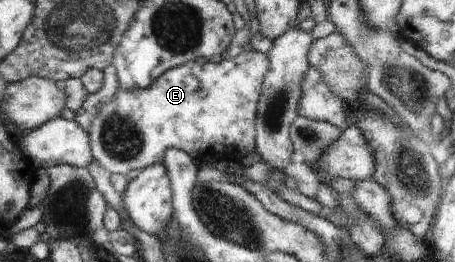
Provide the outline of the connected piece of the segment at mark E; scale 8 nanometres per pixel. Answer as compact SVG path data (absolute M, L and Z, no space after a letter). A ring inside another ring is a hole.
M242 51L219 63L198 63L194 60L165 71L146 89L118 88L114 97L102 106L89 127L91 154L112 174L125 175L129 171L162 164L168 148L185 151L191 158L214 161L216 158L241 161L255 151L255 119L257 103L262 93L263 79L269 70L267 54Z

